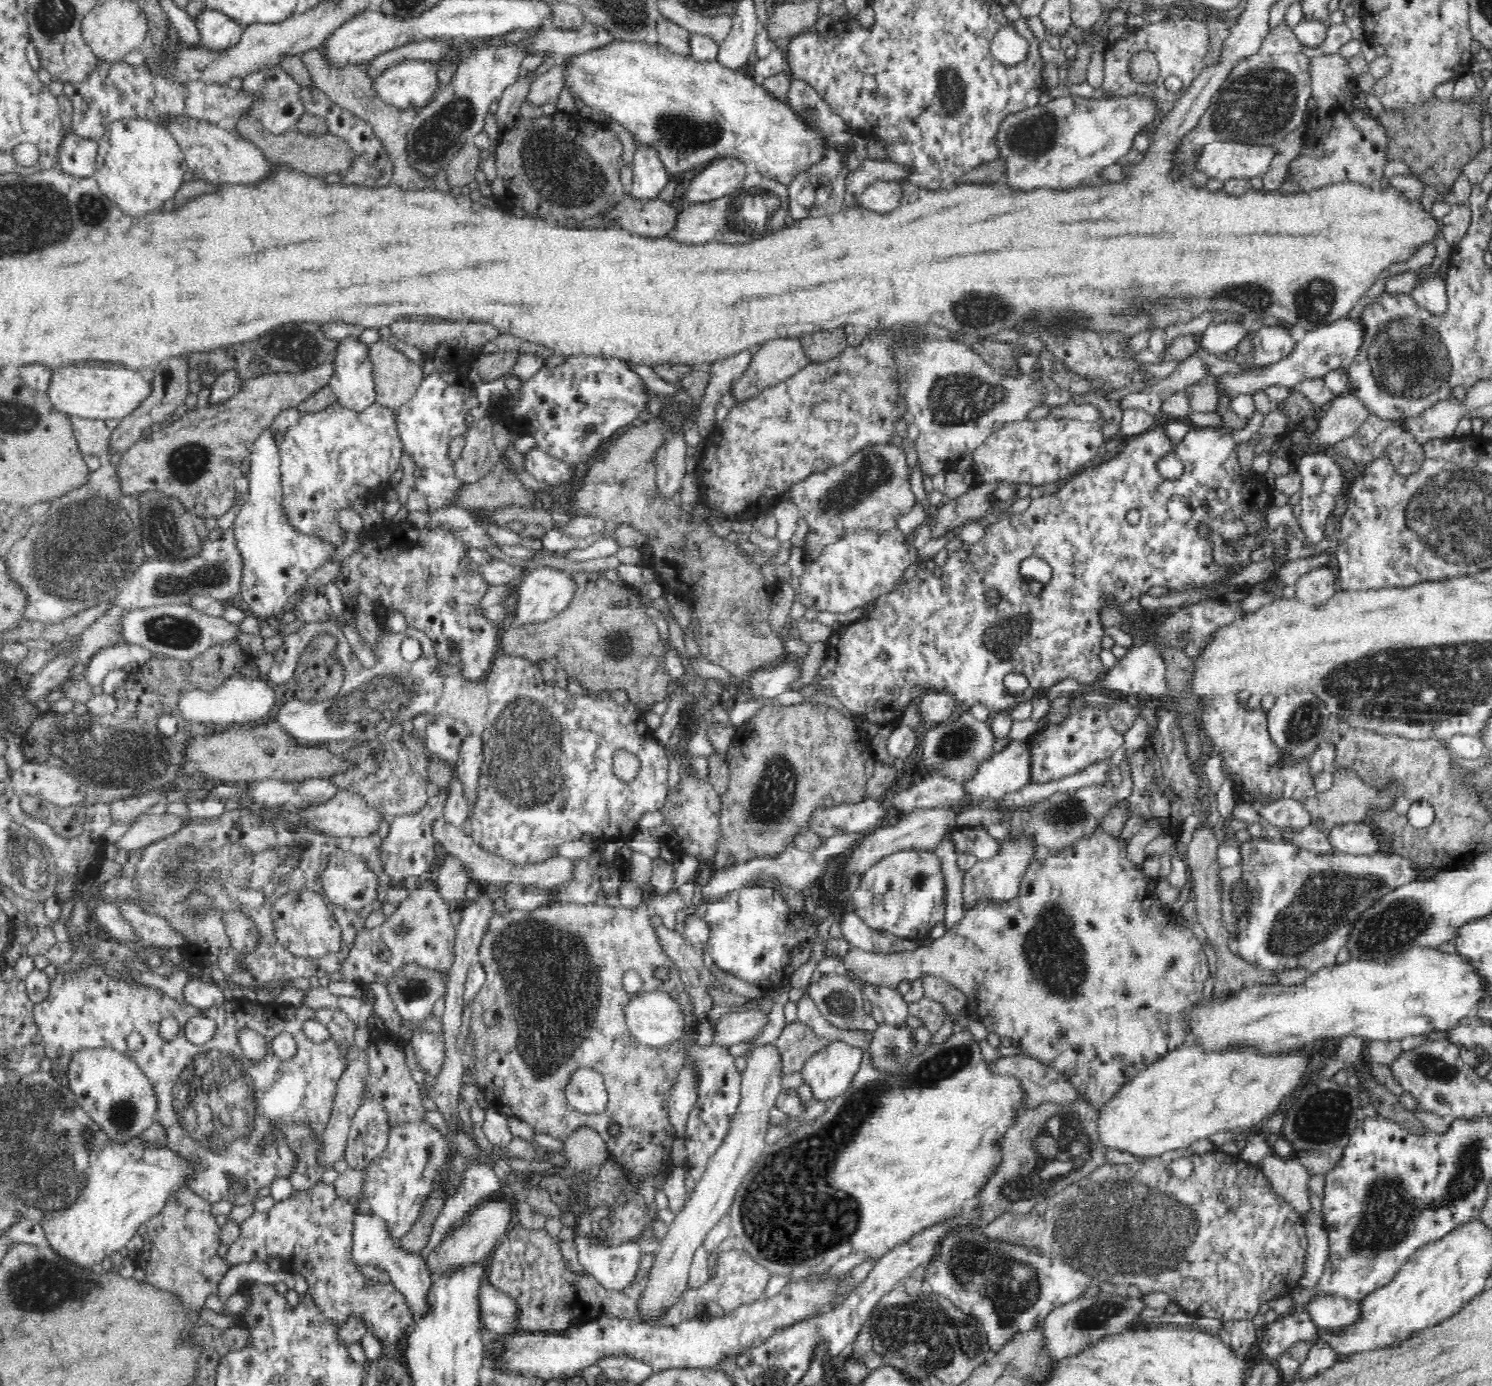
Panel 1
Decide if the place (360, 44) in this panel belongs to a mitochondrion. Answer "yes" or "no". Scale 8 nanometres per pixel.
no

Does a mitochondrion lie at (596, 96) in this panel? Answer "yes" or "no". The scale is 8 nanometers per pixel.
no

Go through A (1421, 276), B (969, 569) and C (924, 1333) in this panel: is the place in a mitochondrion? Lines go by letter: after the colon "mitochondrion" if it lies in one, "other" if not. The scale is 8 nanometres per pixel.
A: other
B: other
C: mitochondrion

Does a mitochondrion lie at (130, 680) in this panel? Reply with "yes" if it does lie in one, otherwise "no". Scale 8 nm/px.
no

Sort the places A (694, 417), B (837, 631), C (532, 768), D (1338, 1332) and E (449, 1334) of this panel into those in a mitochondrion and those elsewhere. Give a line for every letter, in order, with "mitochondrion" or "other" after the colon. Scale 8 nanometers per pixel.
A: other
B: other
C: mitochondrion
D: other
E: other

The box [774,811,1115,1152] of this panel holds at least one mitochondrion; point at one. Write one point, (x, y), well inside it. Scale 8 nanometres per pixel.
(1056, 956)

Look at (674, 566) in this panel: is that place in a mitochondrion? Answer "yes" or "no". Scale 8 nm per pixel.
no

